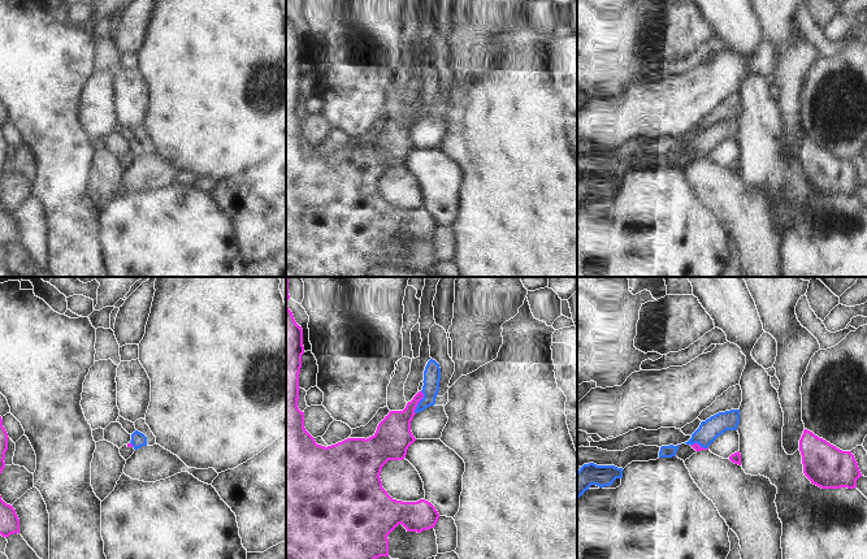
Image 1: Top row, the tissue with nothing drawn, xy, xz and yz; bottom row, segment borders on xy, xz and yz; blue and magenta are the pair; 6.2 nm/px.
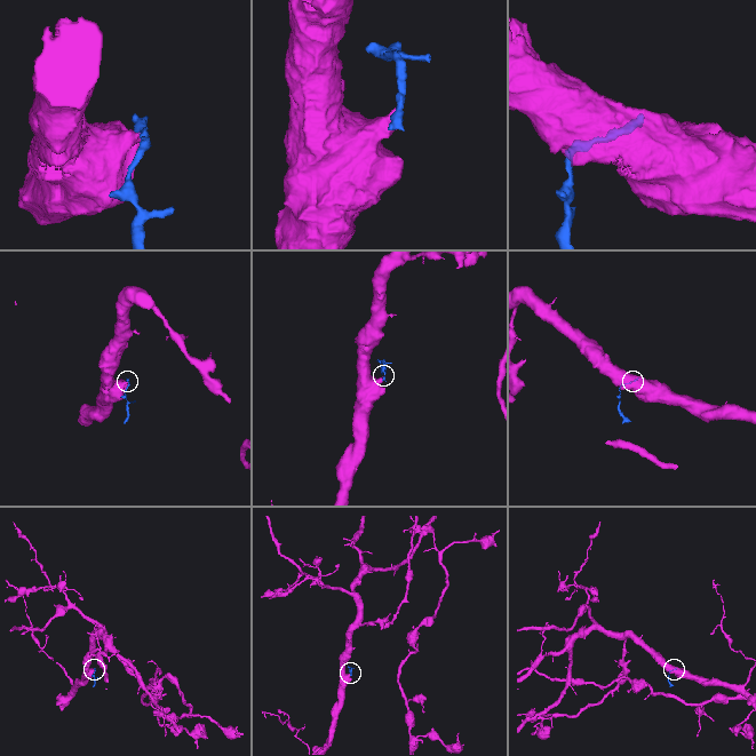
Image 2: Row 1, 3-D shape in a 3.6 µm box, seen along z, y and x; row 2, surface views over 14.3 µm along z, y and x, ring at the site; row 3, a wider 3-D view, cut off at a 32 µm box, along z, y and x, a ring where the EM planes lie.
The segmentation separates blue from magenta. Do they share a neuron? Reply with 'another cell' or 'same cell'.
another cell

